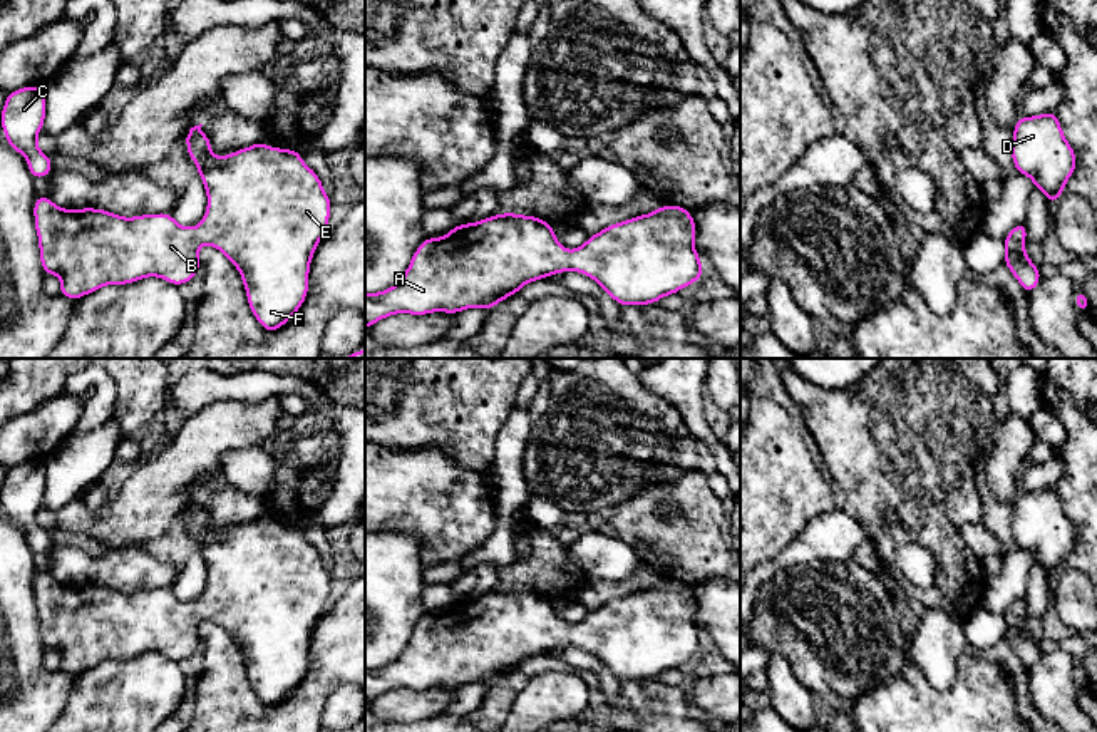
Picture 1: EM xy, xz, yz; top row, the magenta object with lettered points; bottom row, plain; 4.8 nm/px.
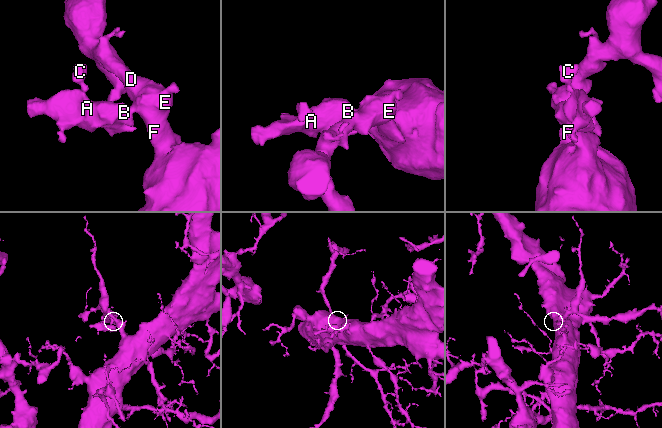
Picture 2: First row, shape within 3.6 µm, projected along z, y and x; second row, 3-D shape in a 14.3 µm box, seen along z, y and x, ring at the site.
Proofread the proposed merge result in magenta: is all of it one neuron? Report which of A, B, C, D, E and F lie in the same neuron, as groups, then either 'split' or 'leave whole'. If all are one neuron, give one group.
A B C D E F; leave whole

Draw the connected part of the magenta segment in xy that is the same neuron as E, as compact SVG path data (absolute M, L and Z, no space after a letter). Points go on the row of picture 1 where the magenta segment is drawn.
M201 126L191 127L183 139L188 142L188 156L198 166L198 174L208 194L204 218L194 228L178 224L171 213L124 218L95 208L62 209L54 204L52 198L35 198L33 218L40 265L45 275L52 273L60 278L60 296L79 300L104 285L129 285L146 276L159 276L179 286L191 281L199 271L199 246L211 245L238 268L250 310L263 330L280 330L301 308L308 295L310 263L330 221L332 199L325 193L318 174L303 162L298 151L271 147L260 141L250 147L216 157L211 152L209 136L201 132Z

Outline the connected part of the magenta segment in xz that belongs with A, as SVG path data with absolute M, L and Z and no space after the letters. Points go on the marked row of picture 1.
M670 203L648 214L610 224L573 251L558 243L551 223L536 216L501 213L477 223L456 224L442 238L425 238L392 288L365 293L365 328L395 313L457 315L474 307L492 310L526 283L566 270L593 278L618 305L652 305L702 278L702 260L693 248L695 235L697 224L690 209Z

